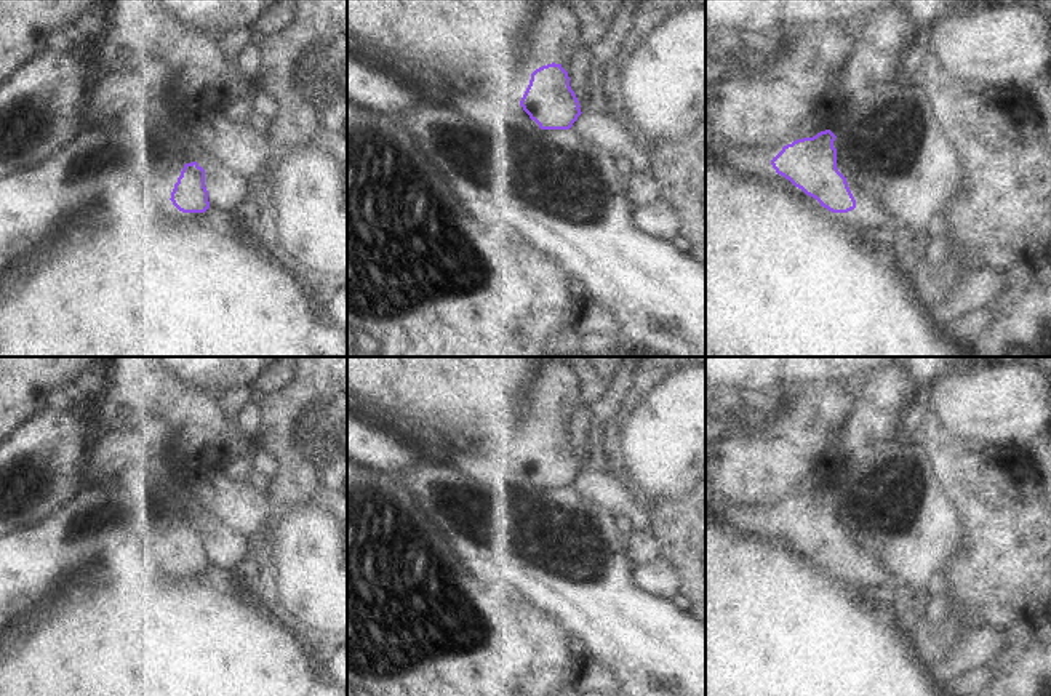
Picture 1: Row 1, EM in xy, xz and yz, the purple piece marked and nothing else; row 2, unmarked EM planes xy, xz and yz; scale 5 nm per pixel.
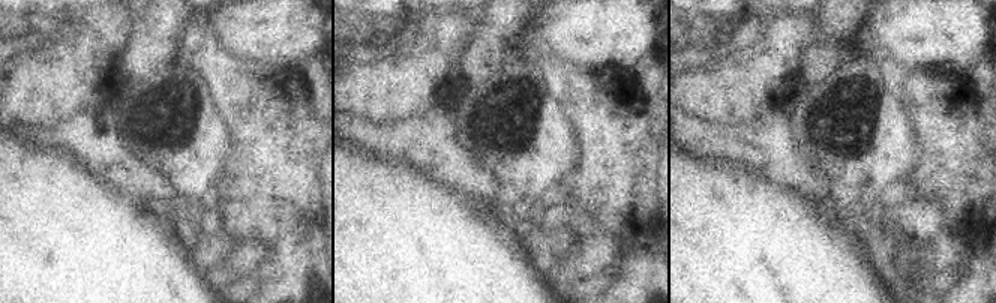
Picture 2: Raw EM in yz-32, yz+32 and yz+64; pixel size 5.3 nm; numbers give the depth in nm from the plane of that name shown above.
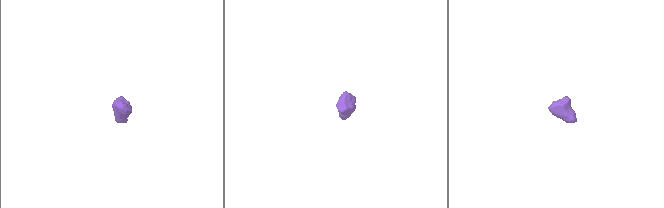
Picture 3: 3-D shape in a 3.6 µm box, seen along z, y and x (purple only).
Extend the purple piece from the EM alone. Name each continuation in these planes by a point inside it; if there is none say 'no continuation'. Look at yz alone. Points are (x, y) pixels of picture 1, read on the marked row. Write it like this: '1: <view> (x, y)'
no continuation

